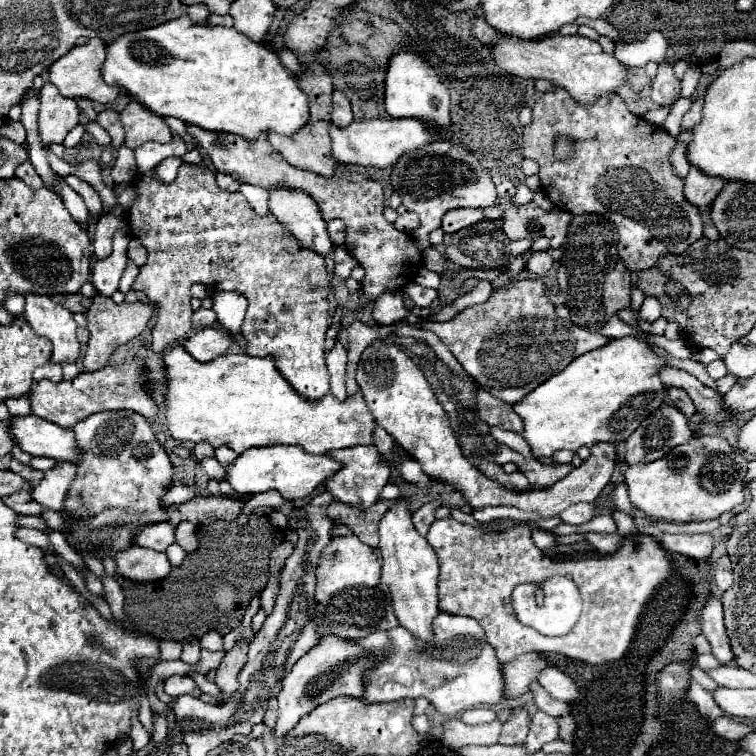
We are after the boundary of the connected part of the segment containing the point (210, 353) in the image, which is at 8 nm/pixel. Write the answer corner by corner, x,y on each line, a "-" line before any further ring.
202,328
182,342
186,352
200,362
210,362
212,358
226,354
230,344
232,344
230,336
214,328

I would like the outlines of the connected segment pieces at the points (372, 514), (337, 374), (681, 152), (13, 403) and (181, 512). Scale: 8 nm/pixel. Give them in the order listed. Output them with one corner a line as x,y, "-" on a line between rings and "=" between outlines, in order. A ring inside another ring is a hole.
378,500
378,504
370,510
356,510
348,508
342,502
332,502
326,508
326,516
334,522
340,520
346,524
358,538
360,542
366,542
370,548
378,548
378,522
382,520
382,514
392,506
392,502
=
336,342
336,346
330,350
328,358
328,370
330,370
330,386
332,396
338,400
346,400
346,388
344,388
344,372
346,372
346,348
342,342
=
676,140
676,148
670,154
670,164
674,168
674,174
678,174
678,178
684,178
690,170
690,164
686,160
686,144
682,140
=
26,396
10,398
10,400
6,400
6,406
8,406
10,414
18,414
18,416
28,416
30,414
30,402
28,402
=
208,496
208,498
194,498
180,506
170,506
170,524
178,526
180,522
192,522
192,524
210,524
214,520
236,520
244,508
246,500
242,498
220,498
220,496

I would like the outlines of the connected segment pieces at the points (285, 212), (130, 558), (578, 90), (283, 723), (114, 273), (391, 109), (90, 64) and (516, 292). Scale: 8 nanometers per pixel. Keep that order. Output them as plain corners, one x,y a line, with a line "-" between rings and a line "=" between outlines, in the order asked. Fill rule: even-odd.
274,186
268,194
272,214
290,230
290,234
294,234
294,238
298,238
298,246
306,246
306,250
314,250
316,254
322,254
322,258
334,250
326,232
326,222
310,196
284,186
=
130,546
116,556
118,572
132,582
158,582
172,570
164,552
154,552
142,546
=
500,34
500,40
490,46
494,62
518,78
546,78
554,86
566,88
572,98
590,106
594,98
606,92
614,92
622,82
628,80
628,68
614,56
606,54
602,46
584,36
562,36
552,34
542,40
524,40
=
336,634
322,636
320,644
314,646
310,652
306,652
294,664
294,668
284,676
284,688
278,694
278,712
280,714
278,714
276,726
272,730
274,738
288,734
288,730
292,730
302,716
310,714
314,708
318,708
320,704
324,704
332,698
338,698
338,696
358,698
364,690
362,678
368,670
374,668
376,662
378,662
376,656
370,654
368,650
364,650
362,646
350,644
348,640
344,640
=
127,229
117,230
114,234
112,254
94,264
92,284
100,294
112,296
118,290
120,276
126,268
126,246
130,239
131,236
=
402,48
390,60
386,70
386,112
392,118
422,118
430,126
450,126
450,92
418,54
=
92,38
84,46
74,46
68,54
56,60
48,68
48,82
54,84
64,98
88,98
92,102
102,102
102,104
114,102
120,90
118,86
106,86
106,82
102,80
100,66
104,58
106,58
106,44
100,38
=
540,278
512,282
508,288
500,288
496,292
492,292
492,296
484,304
464,308
448,322
438,324
438,322
421,321
420,318
416,318
414,325
417,328
432,330
450,348
450,352
460,362
460,366
478,382
478,386
482,390
490,392
492,396
496,396
508,404
522,400
530,390
534,390
536,386
540,386
544,380
552,378
560,370
564,370
574,358
582,356
584,352
606,346
610,342
610,338
606,338
602,334
588,332
588,330
572,324
570,320
558,318
554,312
554,304
548,296
548,288

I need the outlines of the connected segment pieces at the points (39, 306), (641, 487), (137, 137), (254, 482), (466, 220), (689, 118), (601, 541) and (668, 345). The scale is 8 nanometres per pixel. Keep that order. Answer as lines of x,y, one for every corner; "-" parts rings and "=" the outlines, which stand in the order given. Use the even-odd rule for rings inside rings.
26,294
24,308
26,322
40,336
48,336
52,342
50,360
56,364
76,362
80,358
80,342
76,340
76,322
72,312
64,306
52,302
48,296
=
692,436
690,442
676,446
660,460
648,462
646,466
630,466
626,470
626,484
630,492
630,502
634,508
644,512
648,518
666,520
666,522
702,522
714,520
724,512
740,506
744,502
742,480
746,476
748,460
736,452
720,436
=
136,100
130,102
120,112
120,118
122,118
124,130
126,130
126,146
132,150
150,142
150,140
164,144
164,142
170,142
174,138
168,124
160,116
148,112
=
268,446
268,448
250,448
242,456
236,458
236,462
228,468
224,468
216,458
204,458
202,468
210,478
216,480
228,480
230,486
238,494
258,494
266,490
278,490
284,500
302,500
308,494
312,494
316,488
320,488
330,476
342,468
342,464
330,456
312,456
304,452
298,446
=
460,208
460,210
450,210
450,214
442,216
442,230
444,232
458,232
462,228
474,226
478,222
486,220
482,210
474,210
474,208
=
699,98
697,101
693,102
691,108
683,117
683,128
689,129
691,127
692,129
694,125
702,120
703,105
703,98
=
590,532
586,534
586,540
602,554
610,554
622,546
622,536
620,534
596,534
=
643,333
652,344
664,348
668,353
678,359
689,359
692,355
692,348
686,339
669,340
663,335
650,335

